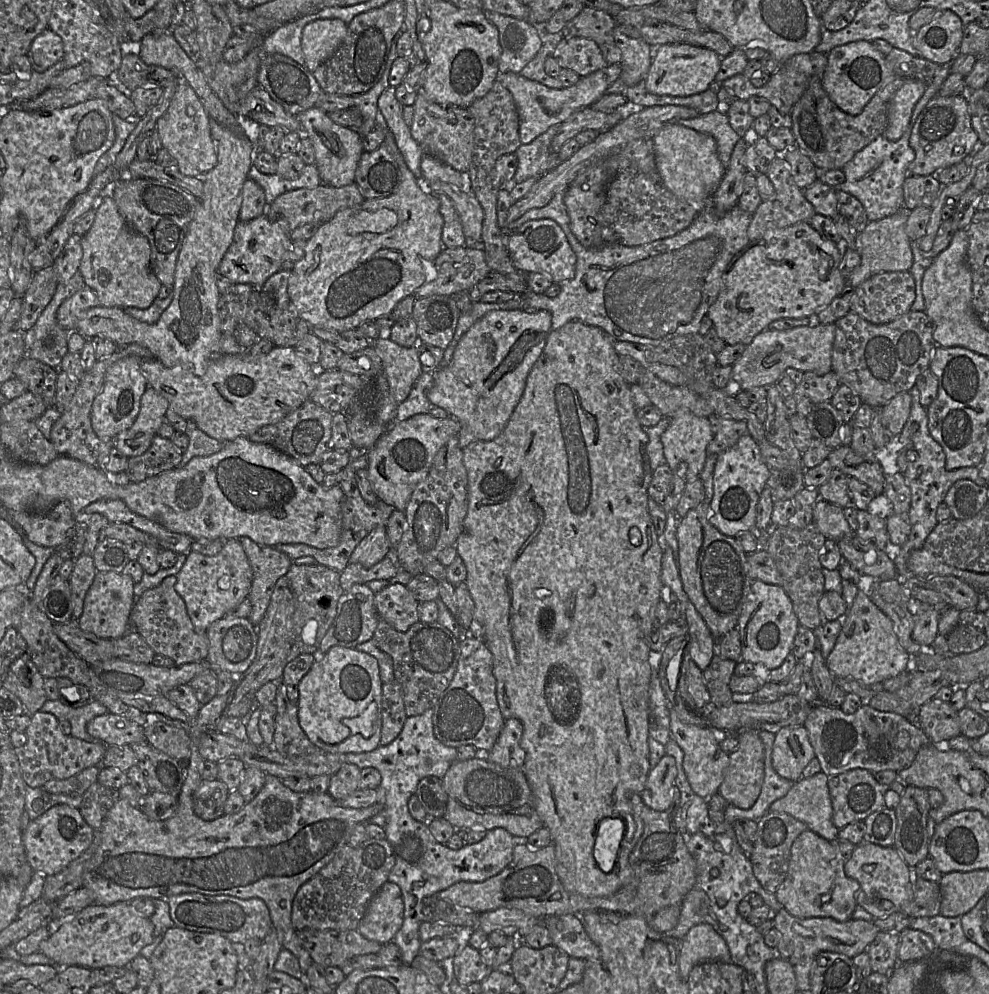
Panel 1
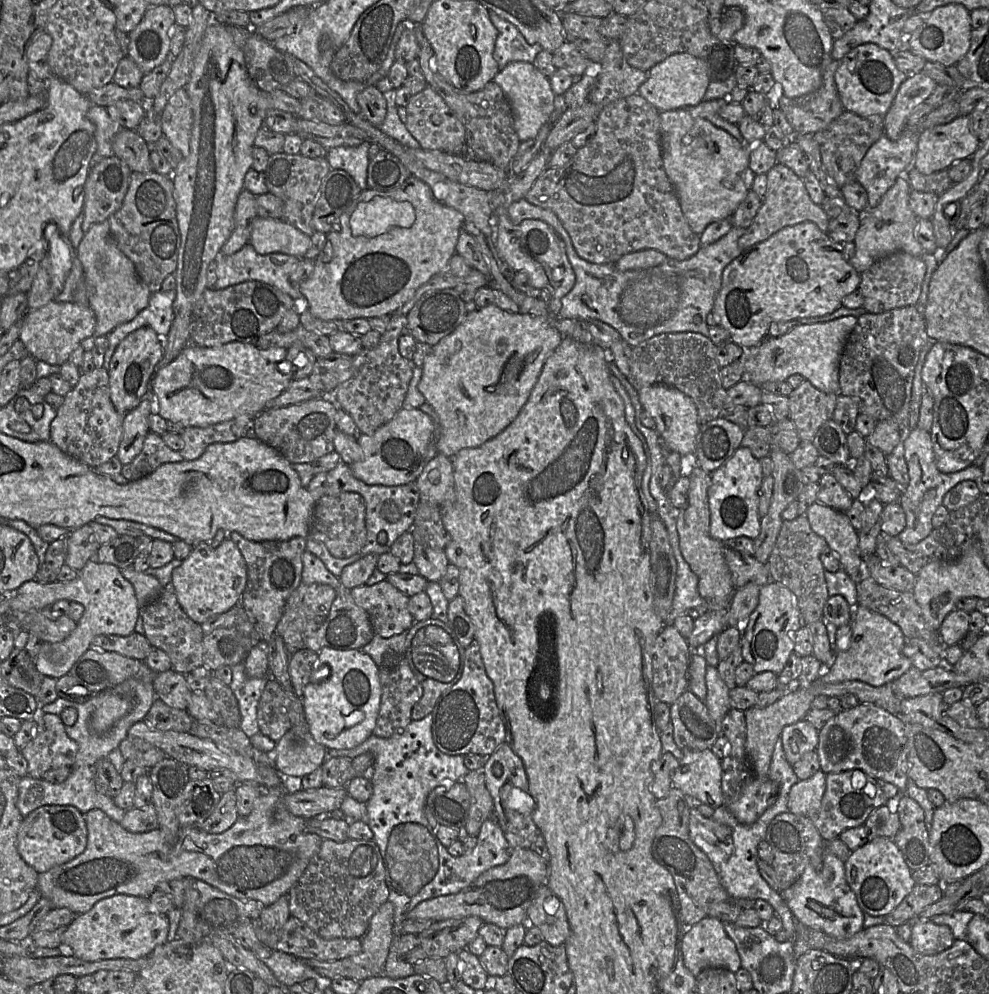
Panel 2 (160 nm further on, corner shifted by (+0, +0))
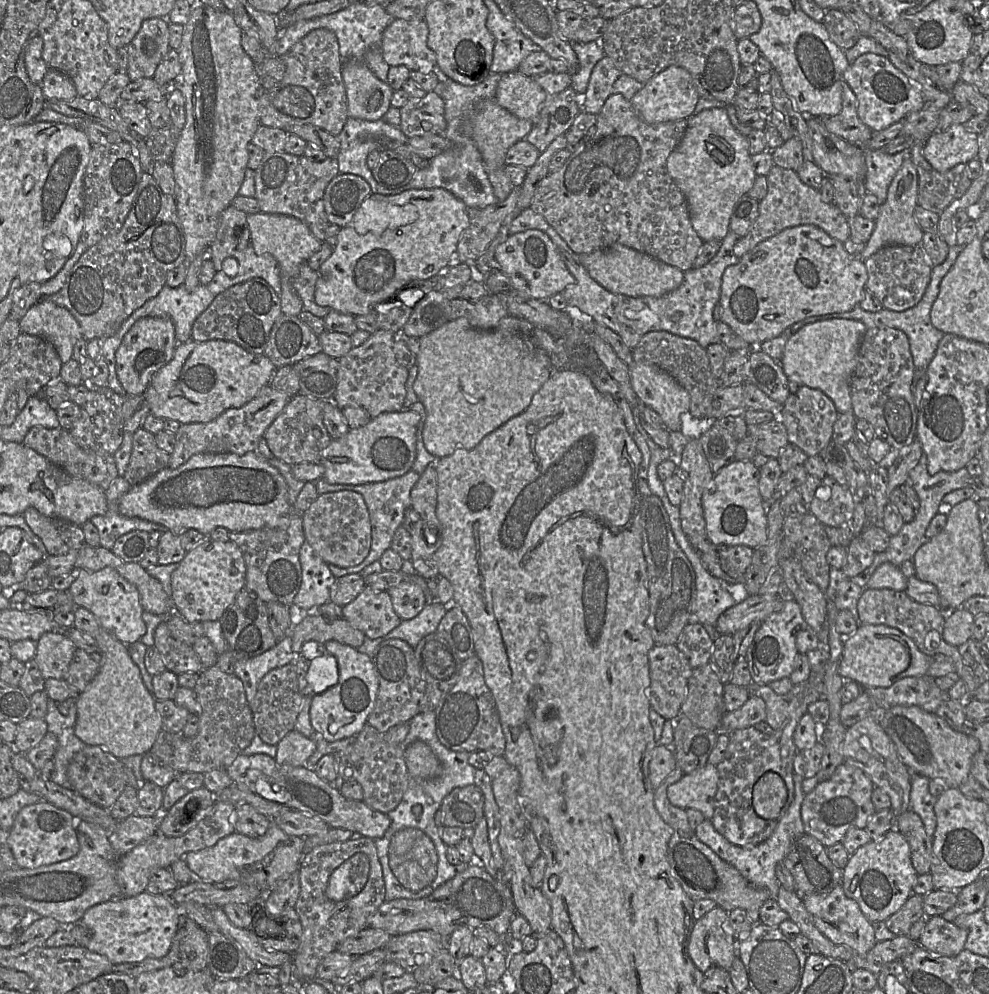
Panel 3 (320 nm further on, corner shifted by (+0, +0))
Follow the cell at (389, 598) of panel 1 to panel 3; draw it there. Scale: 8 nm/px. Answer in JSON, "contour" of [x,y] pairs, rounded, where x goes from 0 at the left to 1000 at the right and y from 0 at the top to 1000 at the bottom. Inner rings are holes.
{"contour":[[[371,590],[353,608],[346,611],[347,621],[373,643],[389,640],[405,627],[391,595]]]}

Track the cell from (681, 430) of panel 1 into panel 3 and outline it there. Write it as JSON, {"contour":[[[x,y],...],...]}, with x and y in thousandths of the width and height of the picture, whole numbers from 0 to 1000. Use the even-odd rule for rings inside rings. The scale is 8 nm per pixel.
{"contour":[[[640,364],[635,369],[639,390],[647,403],[668,420],[670,431],[688,434],[688,419],[698,411],[696,393],[662,367]]]}

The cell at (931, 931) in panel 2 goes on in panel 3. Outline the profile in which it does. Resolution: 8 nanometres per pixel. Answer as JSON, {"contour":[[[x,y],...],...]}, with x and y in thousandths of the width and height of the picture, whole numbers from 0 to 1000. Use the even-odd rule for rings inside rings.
{"contour":[[[952,922],[936,924],[936,931],[927,948],[941,959],[957,963],[969,961],[975,954],[979,939]]]}

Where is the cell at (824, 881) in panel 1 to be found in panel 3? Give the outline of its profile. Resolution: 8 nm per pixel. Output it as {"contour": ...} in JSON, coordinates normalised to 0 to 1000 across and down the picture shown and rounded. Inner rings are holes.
{"contour":[[[850,889],[837,899],[818,899],[811,907],[826,935],[846,951],[856,951],[867,960],[875,961],[886,950],[882,929],[875,923],[868,908],[857,903]]]}

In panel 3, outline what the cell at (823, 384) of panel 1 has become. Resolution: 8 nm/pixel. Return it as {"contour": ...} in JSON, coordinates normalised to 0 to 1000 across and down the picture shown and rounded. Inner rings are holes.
{"contour":[[[812,387],[806,394],[800,395],[792,406],[789,424],[795,430],[798,446],[804,447],[811,452],[817,460],[820,460],[827,458],[841,443],[842,430],[847,419],[848,414],[846,413],[842,403],[833,394]]]}

